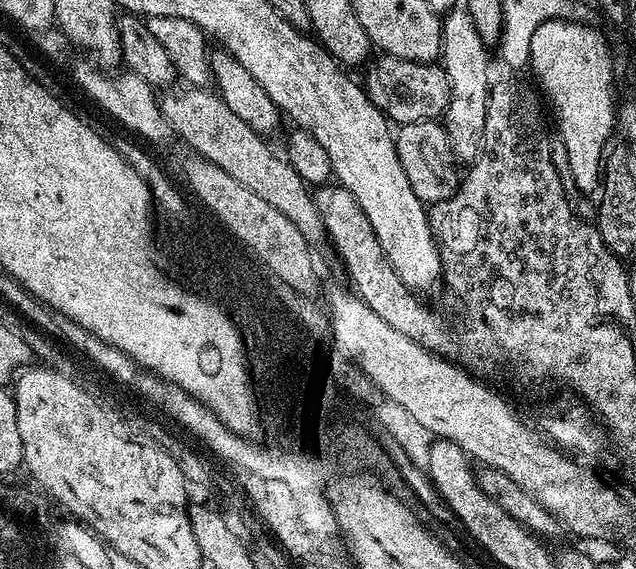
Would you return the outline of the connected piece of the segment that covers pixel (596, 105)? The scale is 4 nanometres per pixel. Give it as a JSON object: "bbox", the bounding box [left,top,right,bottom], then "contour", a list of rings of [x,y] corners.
{"bbox":[529,19,618,193],"contour":[[[563,19],[542,22],[534,30],[529,56],[530,71],[536,75],[535,83],[546,100],[548,95],[556,115],[556,128],[568,159],[567,175],[570,180],[572,175],[578,191],[592,193],[601,187],[608,139],[612,136],[612,128],[614,132],[618,124],[616,64],[612,61],[612,48],[607,38],[598,29]]]}

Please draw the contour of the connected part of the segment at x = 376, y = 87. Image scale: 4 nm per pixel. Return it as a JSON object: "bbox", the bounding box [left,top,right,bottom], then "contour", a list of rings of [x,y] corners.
{"bbox":[366,54,450,125],"contour":[[[387,54],[379,58],[381,60],[373,59],[367,65],[369,68],[366,91],[374,106],[378,106],[389,121],[402,125],[430,120],[439,117],[448,107],[450,99],[448,76],[439,63],[419,64],[413,60],[403,60]]]}

